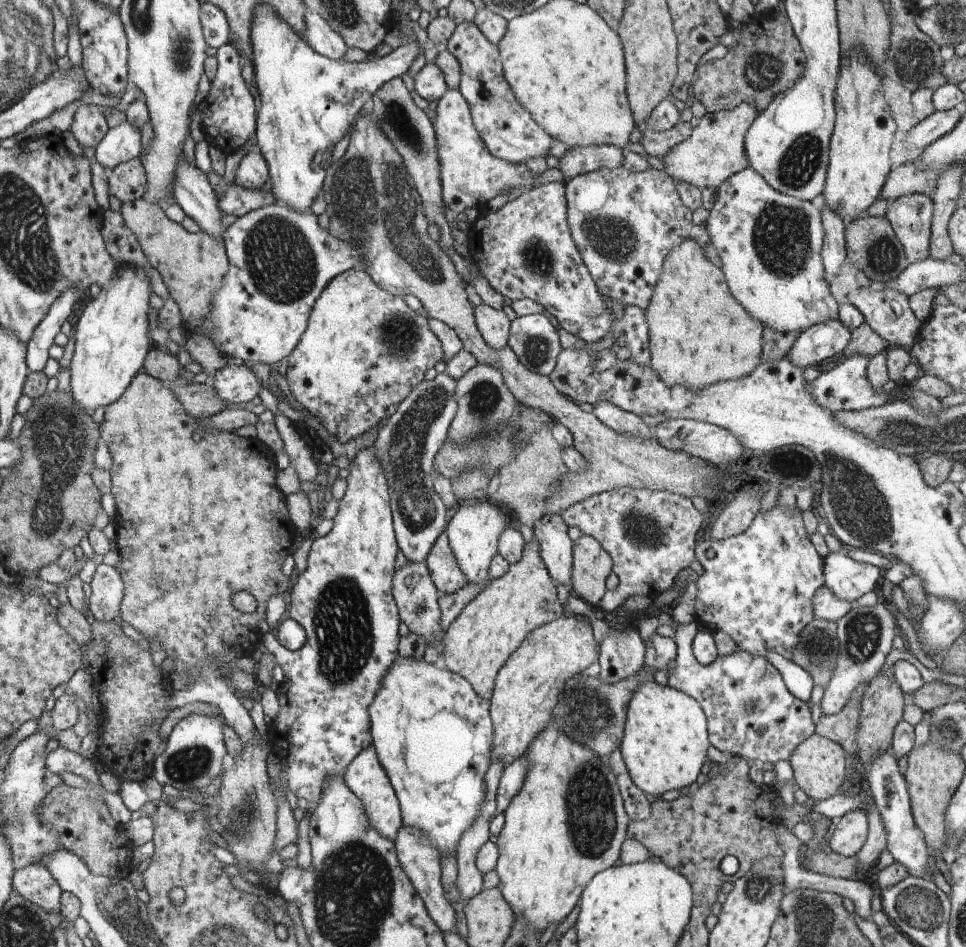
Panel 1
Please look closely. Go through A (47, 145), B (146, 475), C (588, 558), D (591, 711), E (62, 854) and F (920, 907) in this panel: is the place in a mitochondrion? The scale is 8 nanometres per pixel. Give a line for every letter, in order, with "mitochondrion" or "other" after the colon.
A: other
B: other
C: other
D: mitochondrion
E: other
F: mitochondrion

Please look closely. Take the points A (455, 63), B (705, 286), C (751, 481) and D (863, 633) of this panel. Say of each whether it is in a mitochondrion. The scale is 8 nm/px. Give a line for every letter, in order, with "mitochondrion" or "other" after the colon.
A: other
B: other
C: other
D: mitochondrion

